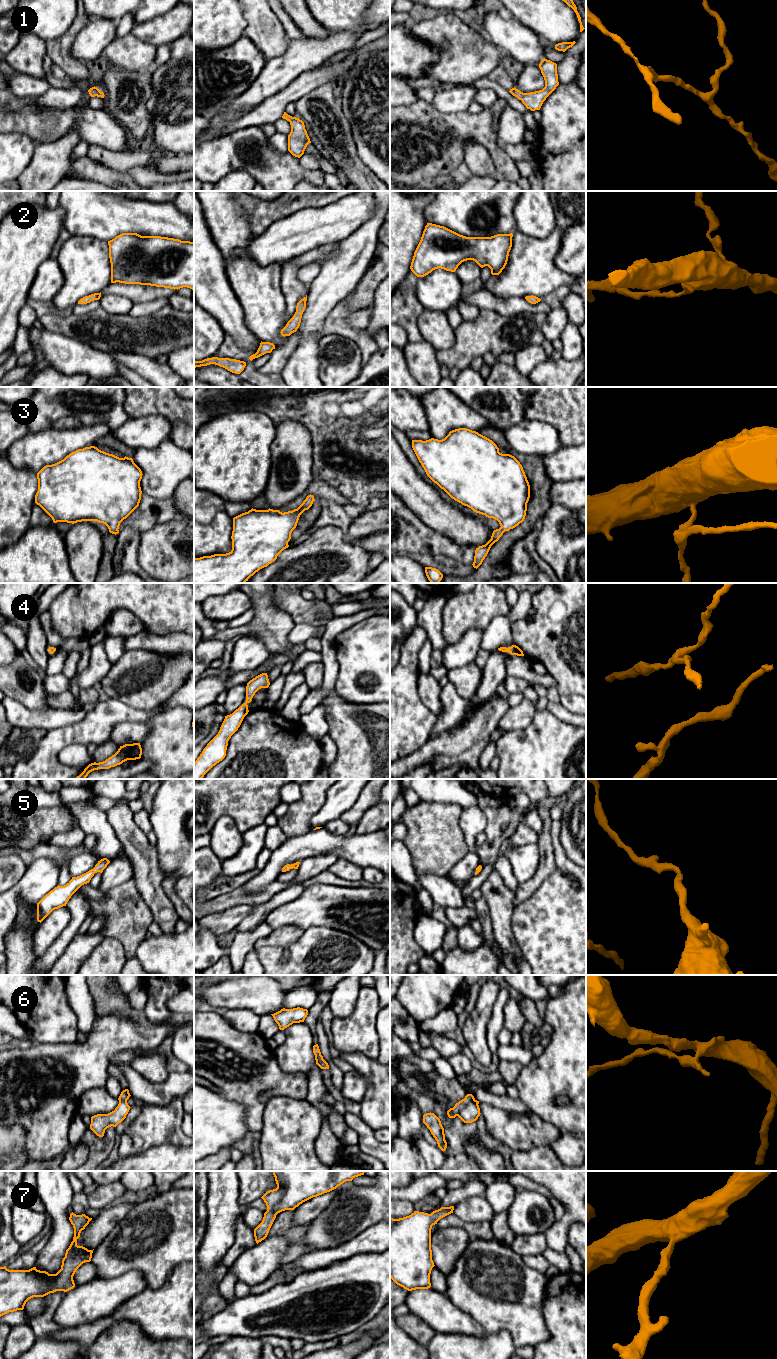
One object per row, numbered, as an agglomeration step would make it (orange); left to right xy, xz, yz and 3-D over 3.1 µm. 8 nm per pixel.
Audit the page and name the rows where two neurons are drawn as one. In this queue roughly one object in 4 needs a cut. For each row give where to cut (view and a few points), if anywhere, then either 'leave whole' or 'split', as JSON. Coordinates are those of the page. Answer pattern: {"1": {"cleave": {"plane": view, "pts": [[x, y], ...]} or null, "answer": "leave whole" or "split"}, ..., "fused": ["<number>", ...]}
{"1": {"cleave": null, "answer": "leave whole"}, "2": {"cleave": null, "answer": "leave whole"}, "3": {"cleave": null, "answer": "leave whole"}, "4": {"cleave": null, "answer": "leave whole"}, "5": {"cleave": null, "answer": "leave whole"}, "6": {"cleave": {"plane": "yz", "pts": [[474, 1099], [468, 1102], [456, 1115]]}, "answer": "split"}, "7": {"cleave": null, "answer": "leave whole"}, "fused": ["6"]}

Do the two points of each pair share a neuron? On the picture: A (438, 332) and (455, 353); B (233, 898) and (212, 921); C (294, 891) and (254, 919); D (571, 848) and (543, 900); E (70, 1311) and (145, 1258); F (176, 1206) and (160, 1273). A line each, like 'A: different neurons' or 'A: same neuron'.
A: different neurons
B: different neurons
C: same neuron
D: different neurons
E: same neuron
F: same neuron

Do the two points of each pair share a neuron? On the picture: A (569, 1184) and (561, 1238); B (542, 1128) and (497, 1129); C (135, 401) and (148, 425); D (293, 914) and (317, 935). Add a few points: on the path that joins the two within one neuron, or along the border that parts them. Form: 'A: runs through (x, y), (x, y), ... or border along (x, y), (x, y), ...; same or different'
A: runs through (571, 1197), (571, 1215), (563, 1225); same
B: runs through (531, 1139), (526, 1144), (514, 1144), (508, 1140); same
C: border along (131, 417), (162, 415), (167, 420); different
D: border along (333, 928), (311, 926), (304, 930); different

